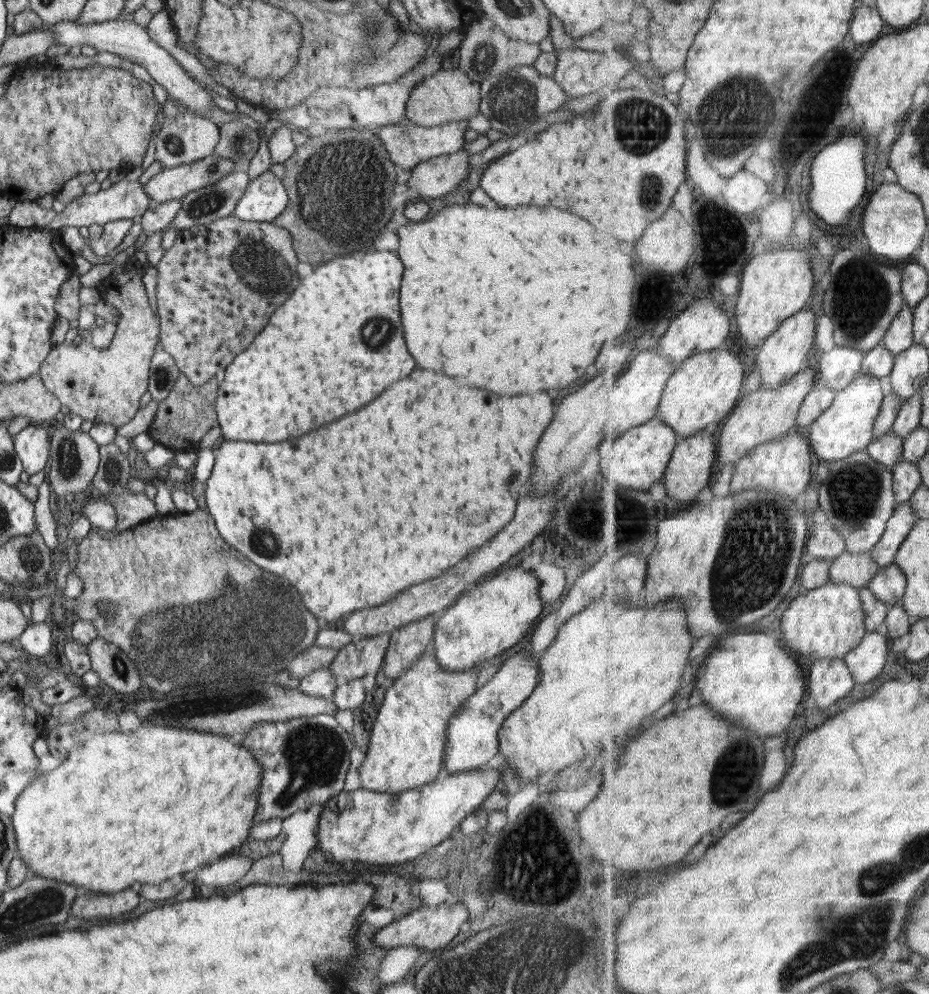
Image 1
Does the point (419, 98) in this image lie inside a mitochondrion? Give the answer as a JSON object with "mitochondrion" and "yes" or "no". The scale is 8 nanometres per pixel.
{"mitochondrion":"no"}

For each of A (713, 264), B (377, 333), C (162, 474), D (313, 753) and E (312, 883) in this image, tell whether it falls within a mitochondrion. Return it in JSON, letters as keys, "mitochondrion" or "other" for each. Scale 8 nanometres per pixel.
{"A":"other","B":"mitochondrion","C":"other","D":"mitochondrion","E":"other"}

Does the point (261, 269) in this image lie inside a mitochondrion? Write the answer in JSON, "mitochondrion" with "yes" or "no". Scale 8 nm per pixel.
{"mitochondrion":"yes"}

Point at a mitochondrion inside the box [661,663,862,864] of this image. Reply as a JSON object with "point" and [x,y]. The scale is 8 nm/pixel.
{"point":[728,784]}

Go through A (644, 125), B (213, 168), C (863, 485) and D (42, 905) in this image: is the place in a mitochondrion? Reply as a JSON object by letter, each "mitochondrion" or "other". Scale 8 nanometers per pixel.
{"A":"mitochondrion","B":"mitochondrion","C":"mitochondrion","D":"mitochondrion"}

